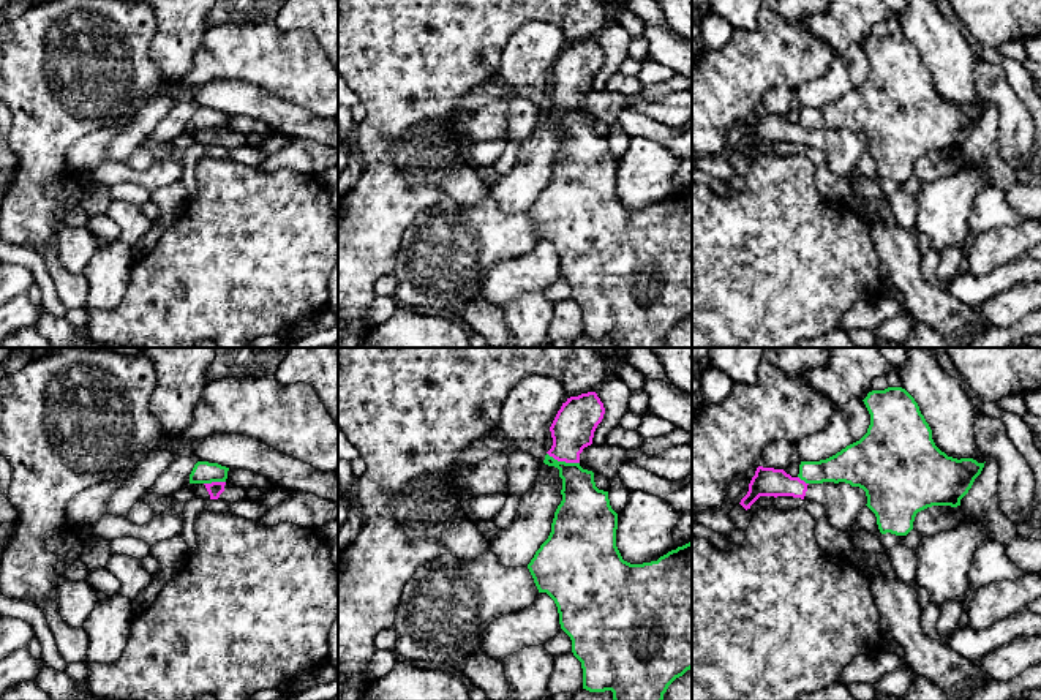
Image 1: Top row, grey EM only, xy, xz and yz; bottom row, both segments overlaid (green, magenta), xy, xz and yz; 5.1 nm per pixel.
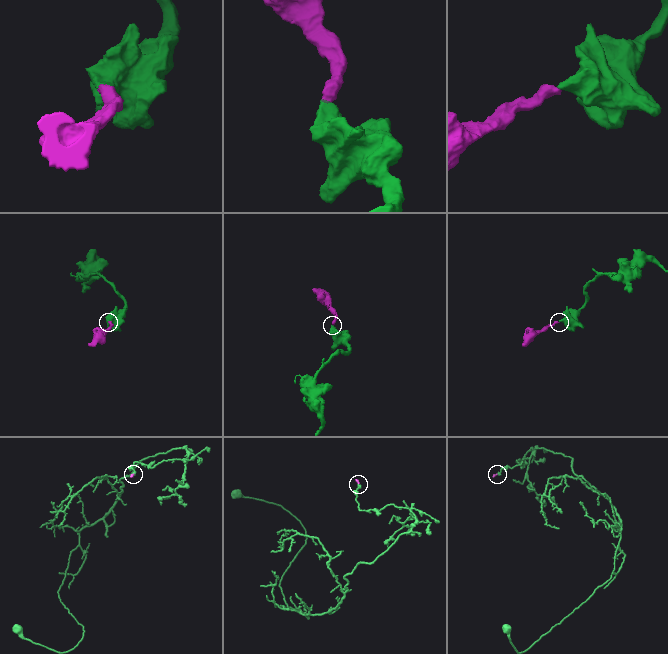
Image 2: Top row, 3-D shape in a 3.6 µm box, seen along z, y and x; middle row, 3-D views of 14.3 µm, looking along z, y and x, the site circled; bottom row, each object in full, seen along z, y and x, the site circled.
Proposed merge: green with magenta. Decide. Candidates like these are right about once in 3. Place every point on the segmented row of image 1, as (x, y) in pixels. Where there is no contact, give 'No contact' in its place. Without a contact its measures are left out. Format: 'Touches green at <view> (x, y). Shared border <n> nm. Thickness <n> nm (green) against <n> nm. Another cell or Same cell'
Touches green at xz (563, 462). Shared border 180 nm. Thickness 240 nm (green) against 220 nm. Another cell

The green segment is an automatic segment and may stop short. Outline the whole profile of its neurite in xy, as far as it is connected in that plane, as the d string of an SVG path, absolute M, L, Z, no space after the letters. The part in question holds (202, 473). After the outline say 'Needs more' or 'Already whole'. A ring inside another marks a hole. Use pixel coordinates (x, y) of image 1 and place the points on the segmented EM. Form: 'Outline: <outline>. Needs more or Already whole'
Outline: M197 461L190 474L190 484L226 482L229 468L218 463Z. Already whole

